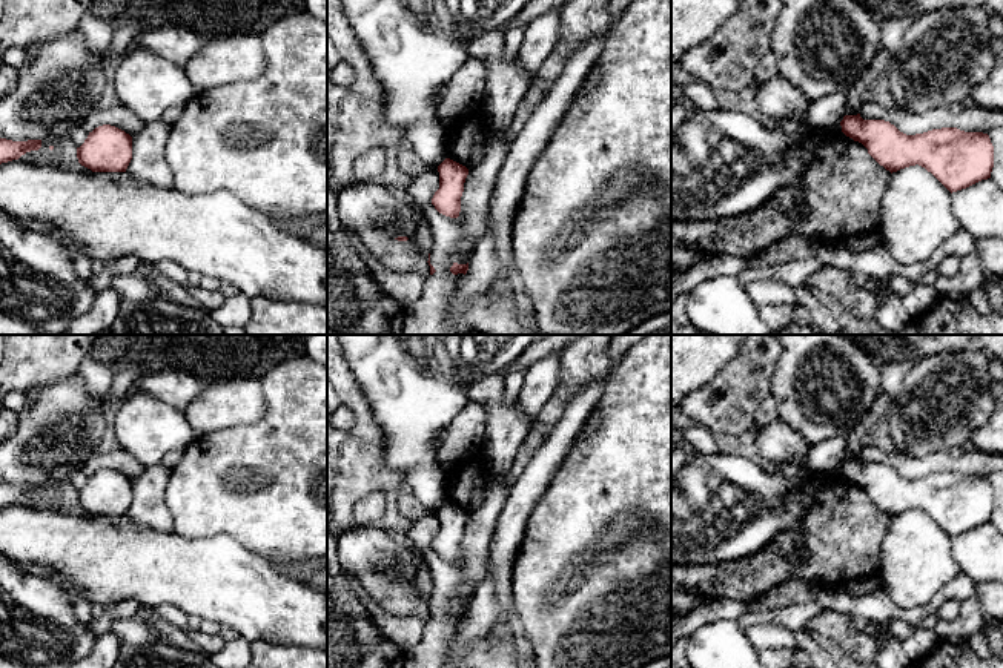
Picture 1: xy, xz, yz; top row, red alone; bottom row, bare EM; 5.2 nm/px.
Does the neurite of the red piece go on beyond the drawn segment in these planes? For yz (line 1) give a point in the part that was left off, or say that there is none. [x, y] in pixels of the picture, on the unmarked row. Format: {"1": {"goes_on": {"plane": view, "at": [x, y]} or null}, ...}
{"1": {"goes_on": null}}

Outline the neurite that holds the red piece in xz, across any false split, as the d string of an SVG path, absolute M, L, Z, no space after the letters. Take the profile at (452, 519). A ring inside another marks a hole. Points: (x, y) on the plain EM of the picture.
M450 502L439 510L439 533L432 542L435 553L450 562L458 562L461 556L461 541L468 513Z

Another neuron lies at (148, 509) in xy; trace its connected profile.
M163 464L146 467L132 481L132 504L126 516L140 527L163 534L174 533L174 522L166 504L166 487L170 468Z

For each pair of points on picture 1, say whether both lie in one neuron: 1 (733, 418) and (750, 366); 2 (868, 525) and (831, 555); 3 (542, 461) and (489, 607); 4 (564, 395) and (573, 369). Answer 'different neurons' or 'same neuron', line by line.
1: same neuron
2: same neuron
3: different neurons
4: same neuron

